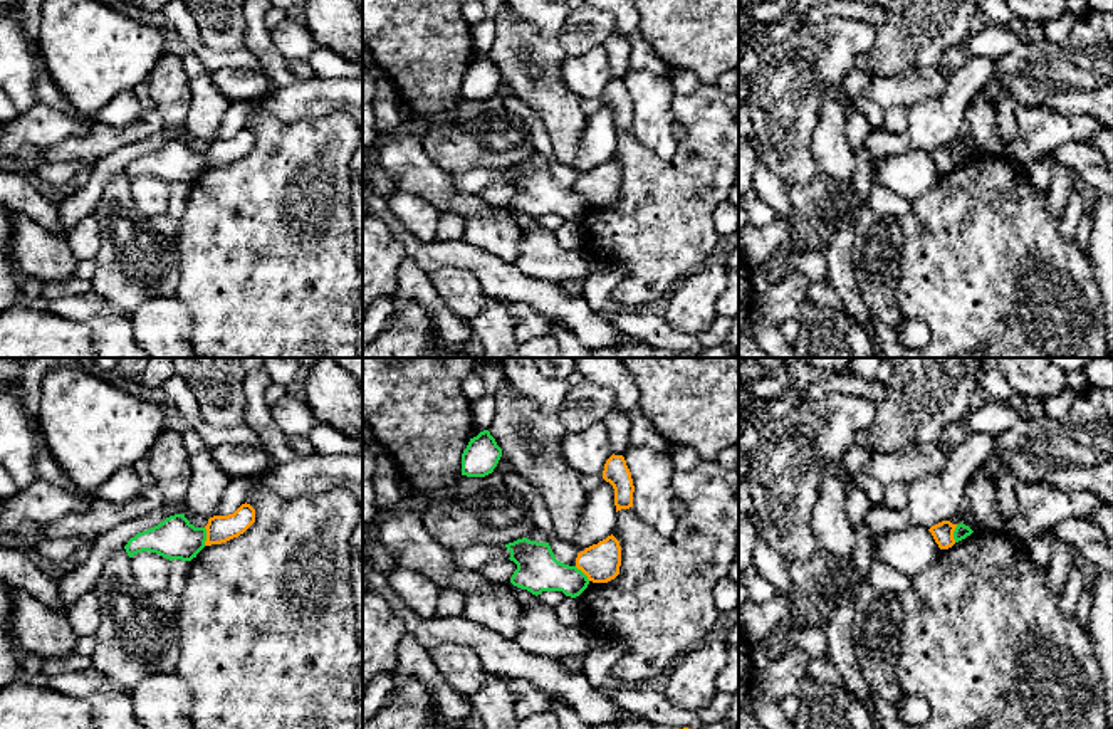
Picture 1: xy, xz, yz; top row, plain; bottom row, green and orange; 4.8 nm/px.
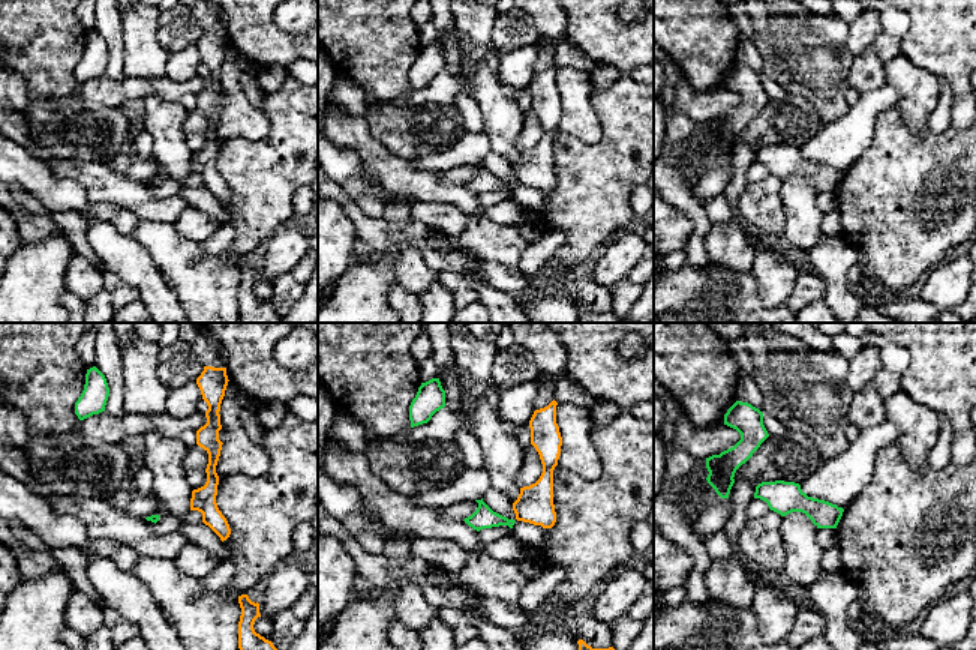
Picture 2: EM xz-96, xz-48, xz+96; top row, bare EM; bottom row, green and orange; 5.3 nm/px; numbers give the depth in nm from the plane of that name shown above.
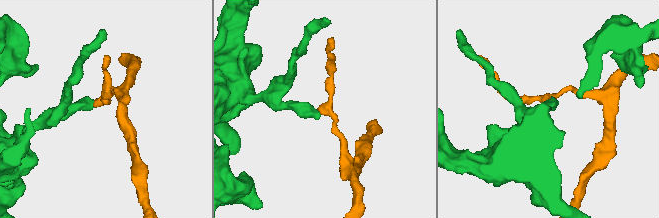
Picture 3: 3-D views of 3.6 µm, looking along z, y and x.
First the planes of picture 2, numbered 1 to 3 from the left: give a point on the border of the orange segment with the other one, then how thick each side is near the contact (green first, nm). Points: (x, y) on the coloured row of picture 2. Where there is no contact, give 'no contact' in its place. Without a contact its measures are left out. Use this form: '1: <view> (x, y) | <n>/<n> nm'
1: no contact
2: no contact
3: no contact

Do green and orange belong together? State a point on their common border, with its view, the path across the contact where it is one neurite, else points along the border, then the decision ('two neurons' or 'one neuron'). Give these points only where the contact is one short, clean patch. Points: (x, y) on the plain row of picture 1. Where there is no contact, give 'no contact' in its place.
meets green in xy at (205, 160); border along xy (203, 152), (205, 168); two neurons

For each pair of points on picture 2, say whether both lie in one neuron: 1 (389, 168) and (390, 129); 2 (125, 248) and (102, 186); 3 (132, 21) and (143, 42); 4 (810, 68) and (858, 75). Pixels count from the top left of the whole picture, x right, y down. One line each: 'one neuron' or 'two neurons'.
1: two neurons
2: two neurons
3: one neuron
4: two neurons

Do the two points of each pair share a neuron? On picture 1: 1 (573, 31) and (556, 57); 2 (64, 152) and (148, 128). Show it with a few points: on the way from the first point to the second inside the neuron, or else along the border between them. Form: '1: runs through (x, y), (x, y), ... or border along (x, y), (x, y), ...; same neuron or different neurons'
1: border along (556, 37), (569, 56); different neurons
2: runs through (84, 148), (91, 148), (106, 138), (128, 135); same neuron

